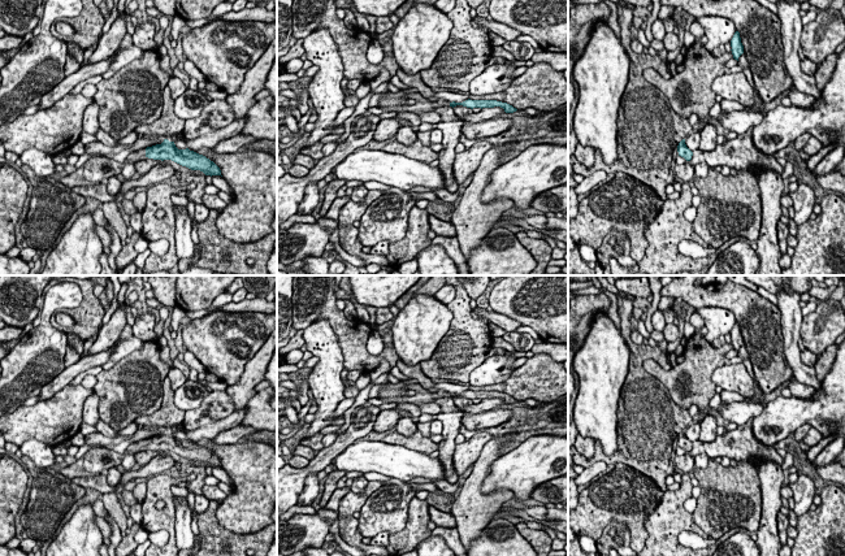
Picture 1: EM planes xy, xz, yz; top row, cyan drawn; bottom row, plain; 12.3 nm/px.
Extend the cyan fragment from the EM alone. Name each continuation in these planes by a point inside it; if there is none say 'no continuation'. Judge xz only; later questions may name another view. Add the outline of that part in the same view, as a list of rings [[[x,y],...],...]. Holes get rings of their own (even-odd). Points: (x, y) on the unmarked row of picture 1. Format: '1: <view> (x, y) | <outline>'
no continuation

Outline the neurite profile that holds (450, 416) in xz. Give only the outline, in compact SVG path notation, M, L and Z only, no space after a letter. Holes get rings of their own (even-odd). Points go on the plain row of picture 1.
M400 359L396 361L396 368L411 379L434 395L436 403L439 404L441 412L437 414L443 425L442 440L438 443L438 460L443 465L445 479L454 485L458 481L458 474L454 468L455 438L462 427L463 412L458 409L450 392L436 388L432 378L426 377L420 364L407 365Z

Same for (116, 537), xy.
M110 514L107 516L107 525L112 529L112 535L109 538L109 540L110 540L109 547L118 546L122 540L121 530Z

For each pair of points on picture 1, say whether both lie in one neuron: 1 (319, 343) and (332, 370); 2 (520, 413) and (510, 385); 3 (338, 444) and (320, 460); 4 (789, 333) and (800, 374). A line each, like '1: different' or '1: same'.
1: same
2: different
3: same
4: same

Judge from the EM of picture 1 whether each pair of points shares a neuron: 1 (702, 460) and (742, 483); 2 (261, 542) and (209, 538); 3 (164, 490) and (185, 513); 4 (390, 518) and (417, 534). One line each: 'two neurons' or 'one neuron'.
1: two neurons
2: one neuron
3: two neurons
4: two neurons

